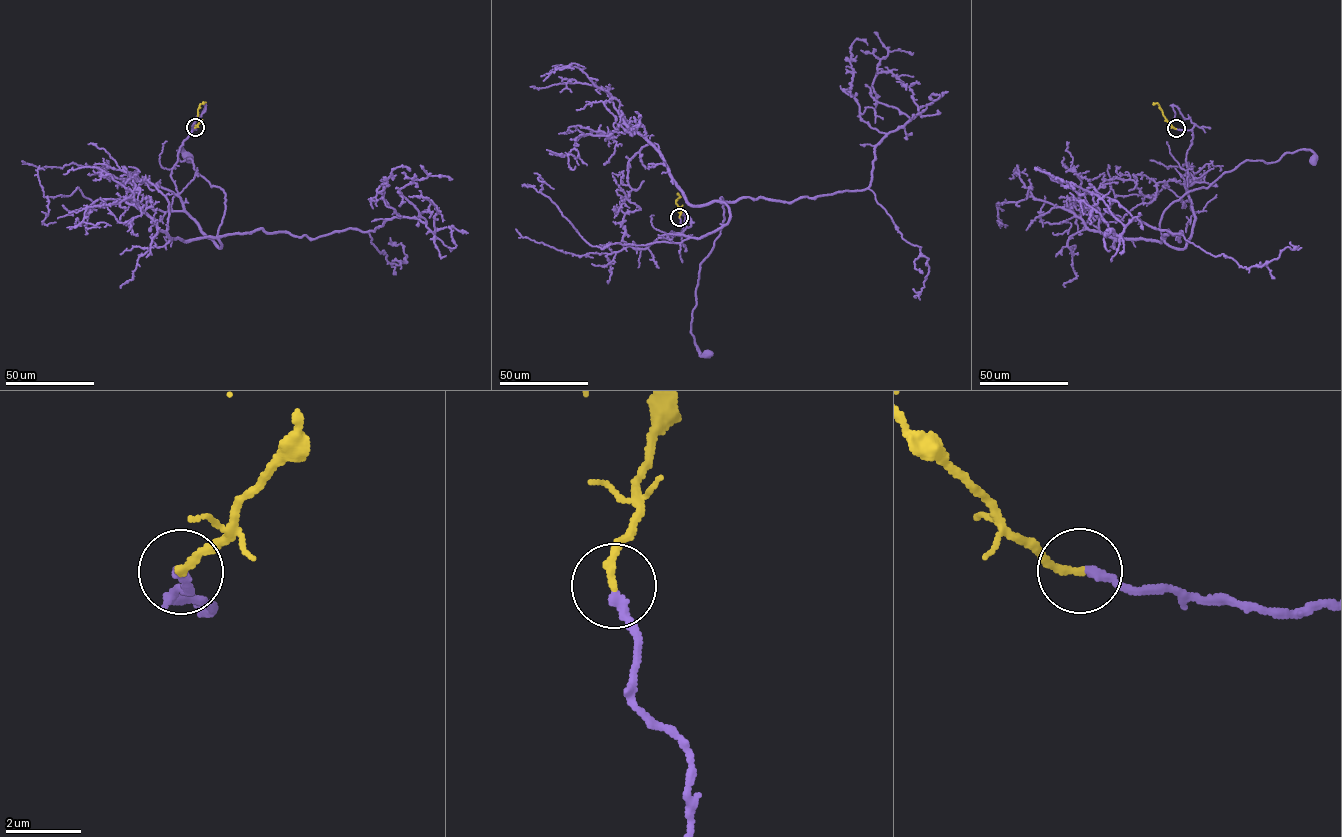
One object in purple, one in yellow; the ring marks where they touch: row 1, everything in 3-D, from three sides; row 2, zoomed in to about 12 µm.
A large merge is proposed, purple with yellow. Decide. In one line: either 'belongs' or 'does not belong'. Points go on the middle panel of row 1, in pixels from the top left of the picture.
belongs

